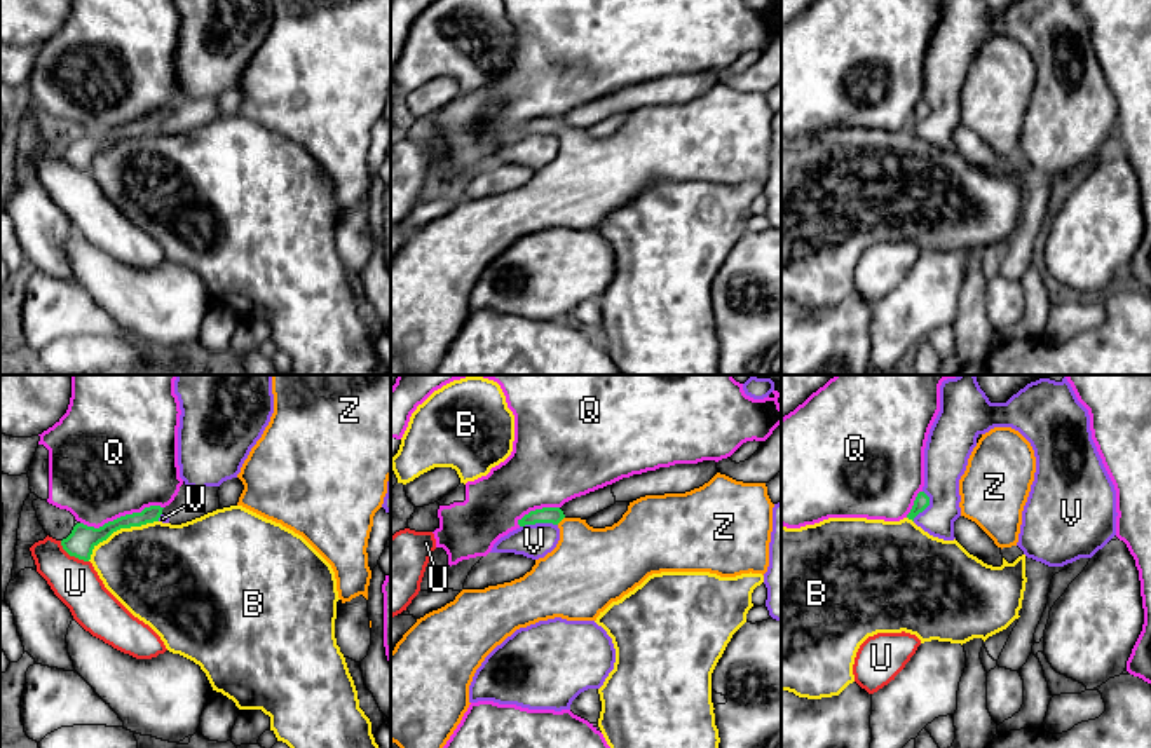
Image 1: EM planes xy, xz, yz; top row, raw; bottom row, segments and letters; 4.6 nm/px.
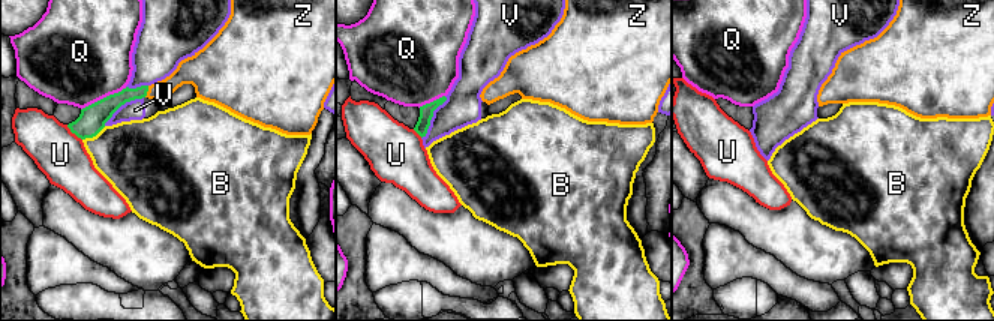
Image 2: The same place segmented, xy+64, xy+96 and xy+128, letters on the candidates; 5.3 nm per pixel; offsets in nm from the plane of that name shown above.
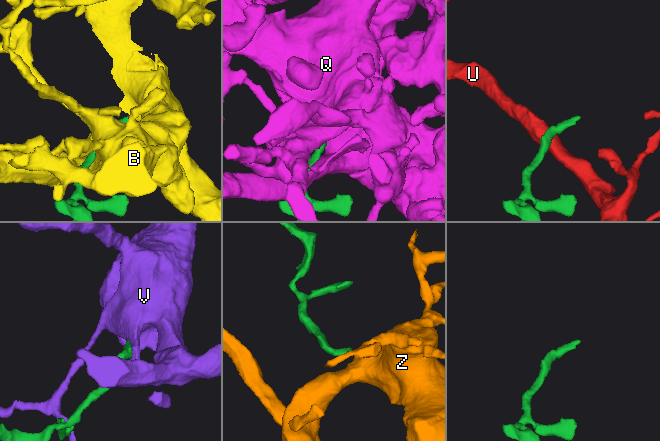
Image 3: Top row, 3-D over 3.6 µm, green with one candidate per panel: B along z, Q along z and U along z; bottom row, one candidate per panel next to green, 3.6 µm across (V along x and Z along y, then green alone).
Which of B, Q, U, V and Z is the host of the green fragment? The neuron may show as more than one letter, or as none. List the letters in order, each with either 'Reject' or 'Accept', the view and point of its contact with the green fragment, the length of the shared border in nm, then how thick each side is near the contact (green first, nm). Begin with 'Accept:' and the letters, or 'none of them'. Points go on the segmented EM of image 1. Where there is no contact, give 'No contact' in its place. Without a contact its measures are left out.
Accept: Z
B: Reject. Touches green at xy (119, 529). Shared border 380 nm. Thickness 130 nm (green) against 420 nm
Q: Reject. Touches green at xy (121, 516). Shared border 400 nm. Thickness 130 nm (green) against 500 nm
U: Reject. Touches green at xy (72, 555). Shared border 170 nm. Thickness 130 nm (green) against 220 nm
V: Reject. Touches green at xz (538, 522). Shared border 180 nm. Thickness 80 nm (green) against 160 nm
Z: Accept. Touches green at xz (560, 520). Shared border 50 nm. Thickness 80 nm (green) against 360 nm

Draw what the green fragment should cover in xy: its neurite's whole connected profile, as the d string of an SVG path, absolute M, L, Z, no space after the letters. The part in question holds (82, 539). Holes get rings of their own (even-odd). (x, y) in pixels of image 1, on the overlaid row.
M150 506L145 507L141 513L120 516L113 521L105 523L99 528L77 523L72 534L61 541L61 546L70 556L89 561L92 549L99 542L106 541L113 532L159 521L162 509L164 507L160 506Z

